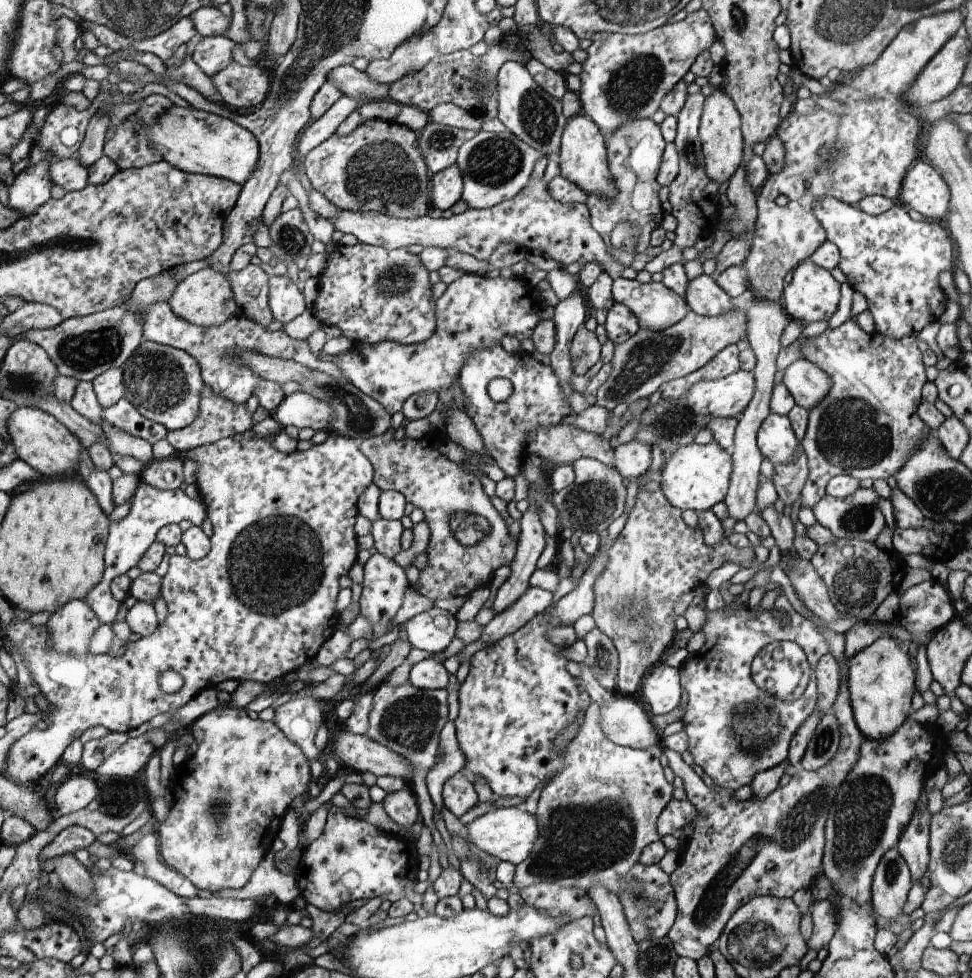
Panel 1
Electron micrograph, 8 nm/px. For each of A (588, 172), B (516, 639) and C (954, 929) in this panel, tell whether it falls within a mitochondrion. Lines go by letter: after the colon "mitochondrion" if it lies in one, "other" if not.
A: other
B: other
C: other

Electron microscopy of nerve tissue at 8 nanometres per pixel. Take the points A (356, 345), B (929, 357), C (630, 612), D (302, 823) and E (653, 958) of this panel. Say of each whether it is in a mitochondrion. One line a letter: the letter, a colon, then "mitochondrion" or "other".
A: other
B: other
C: mitochondrion
D: other
E: mitochondrion

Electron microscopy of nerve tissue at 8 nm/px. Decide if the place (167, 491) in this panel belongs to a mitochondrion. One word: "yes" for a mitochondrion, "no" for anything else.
no

